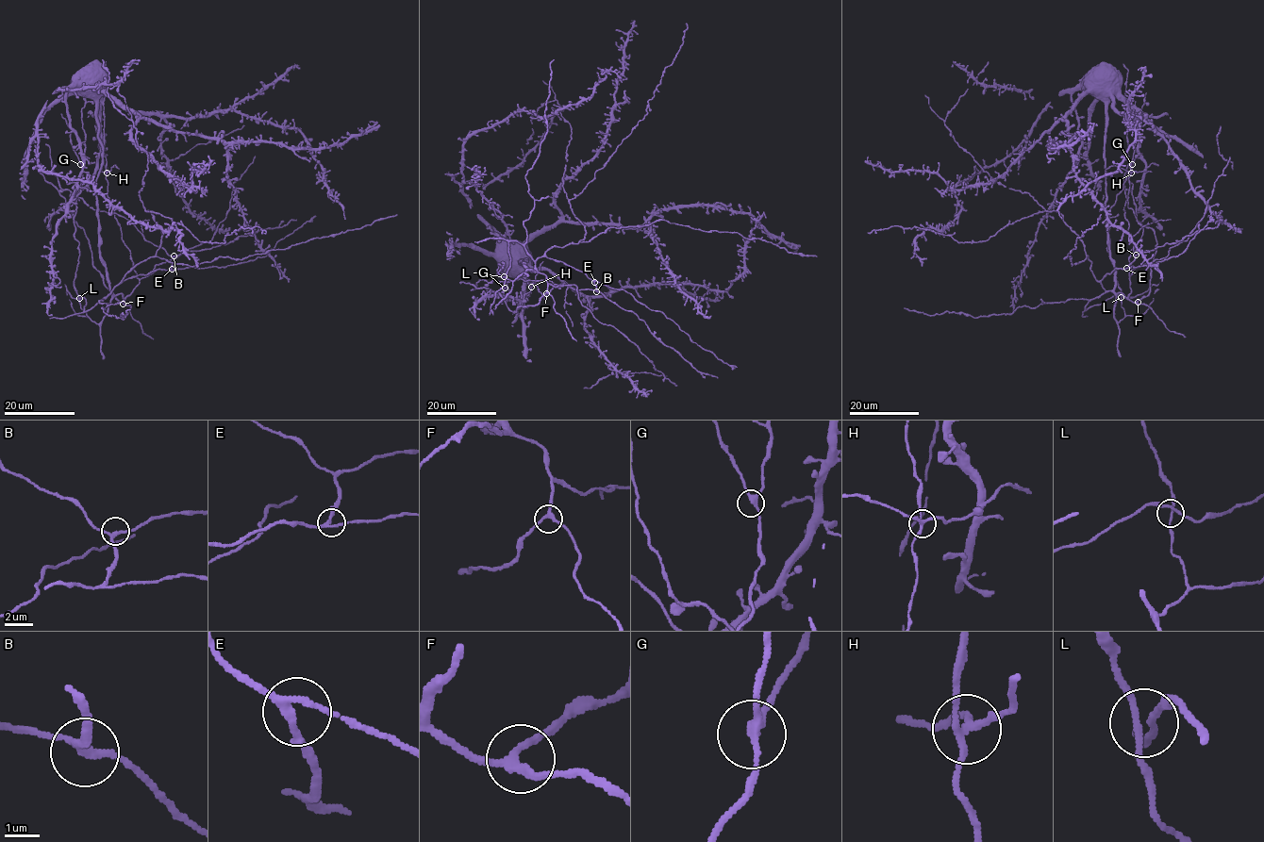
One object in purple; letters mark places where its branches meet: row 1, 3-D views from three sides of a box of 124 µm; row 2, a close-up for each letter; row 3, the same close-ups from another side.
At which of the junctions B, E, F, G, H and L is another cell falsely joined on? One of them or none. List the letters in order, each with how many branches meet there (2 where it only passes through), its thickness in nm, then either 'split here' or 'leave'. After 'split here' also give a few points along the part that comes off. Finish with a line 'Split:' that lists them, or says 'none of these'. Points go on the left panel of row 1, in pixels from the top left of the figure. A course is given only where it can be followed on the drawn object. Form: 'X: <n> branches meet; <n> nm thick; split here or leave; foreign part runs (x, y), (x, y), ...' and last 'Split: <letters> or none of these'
B: 3 branches meet; 200 nm thick; leave
E: 3 branches meet; 200 nm thick; leave
F: 3 branches meet; 200 nm thick; leave
G: 3 branches meet; 240 nm thick; leave
H: 4 branches meet; 200 nm thick; split here; foreign part runs (107, 173), (101, 172), (95, 162), (89, 164)
L: 4 branches meet; 140 nm thick; leave
Split: H

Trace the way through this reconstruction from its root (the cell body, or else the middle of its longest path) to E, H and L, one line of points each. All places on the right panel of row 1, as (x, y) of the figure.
E: (1090, 77), (1089, 87), (1105, 103), (1106, 218), (1115, 266), (1114, 288), (1103, 288), (1106, 274), (1126, 268)
H: (1090, 77), (1102, 90), (1114, 90), (1124, 103), (1127, 155), (1131, 173)
L: (1090, 77), (1089, 87), (1105, 103), (1106, 218), (1117, 322), (1125, 315), (1121, 297)

